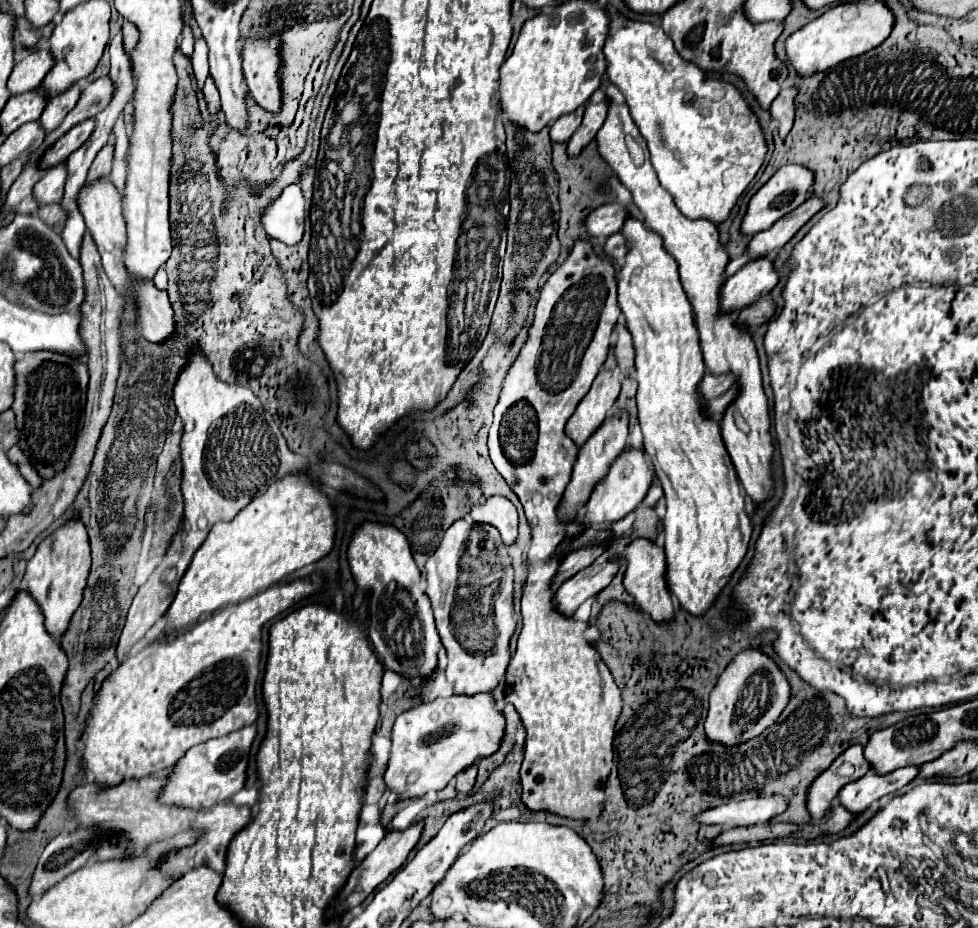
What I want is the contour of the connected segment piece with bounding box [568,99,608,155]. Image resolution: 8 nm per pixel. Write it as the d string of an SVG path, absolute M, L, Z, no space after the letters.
M602 99L600 103L592 103L592 105L586 107L584 121L582 121L580 129L568 141L568 153L570 155L578 155L580 149L584 149L596 137L600 125L604 125L606 113L608 113L608 101L606 99Z

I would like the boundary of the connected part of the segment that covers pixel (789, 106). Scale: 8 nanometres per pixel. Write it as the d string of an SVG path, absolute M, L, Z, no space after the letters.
M784 87L770 107L772 117L780 123L778 131L780 131L782 139L788 135L788 131L792 129L792 123L794 123L794 99L796 99L796 95L798 95L796 87Z

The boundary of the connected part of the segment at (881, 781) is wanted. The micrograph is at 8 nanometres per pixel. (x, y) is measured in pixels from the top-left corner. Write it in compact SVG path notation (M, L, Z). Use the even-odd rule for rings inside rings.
M904 767L904 769L896 769L888 775L878 775L878 773L868 773L862 779L848 783L840 795L838 801L840 805L844 805L848 811L864 811L866 807L870 807L874 801L896 793L898 789L902 789L904 785L908 785L916 775L920 773L918 767Z

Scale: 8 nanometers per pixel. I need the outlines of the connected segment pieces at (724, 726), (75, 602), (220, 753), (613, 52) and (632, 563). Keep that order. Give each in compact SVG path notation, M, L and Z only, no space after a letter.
M760 649L740 651L720 675L716 687L710 693L710 709L706 715L706 737L714 745L738 747L750 739L762 735L784 711L792 695L788 677L778 665Z
M70 521L58 531L54 531L48 539L40 543L36 555L28 561L24 573L26 591L40 605L40 611L44 613L46 619L44 621L46 631L54 635L56 641L62 639L74 611L80 607L84 599L88 573L90 573L90 543L88 543L86 529L82 527L80 521Z
M256 725L242 727L224 737L206 741L204 745L188 751L168 775L168 785L162 789L160 801L170 807L188 807L188 809L206 809L218 803L228 801L238 793L246 783L246 769L250 761L250 747L256 739Z
M610 13L610 19L612 33L604 45L604 55L608 61L606 73L608 79L622 91L630 115L648 143L650 159L658 173L660 185L674 197L676 207L688 219L706 219L714 225L724 223L744 189L756 177L768 151L758 117L752 113L738 87L728 81L708 77L700 67L684 61L666 33L662 47L660 25L630 21L620 13Z
M634 539L620 553L620 559L626 559L626 563L628 563L624 587L636 599L636 605L640 605L644 609L644 613L648 613L656 623L670 621L670 617L674 615L674 603L672 603L672 595L670 595L670 591L666 587L666 579L664 579L664 573L666 573L664 549L656 547L648 539Z

